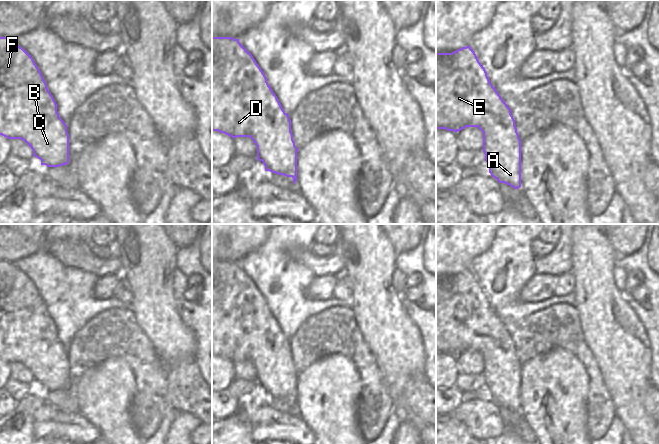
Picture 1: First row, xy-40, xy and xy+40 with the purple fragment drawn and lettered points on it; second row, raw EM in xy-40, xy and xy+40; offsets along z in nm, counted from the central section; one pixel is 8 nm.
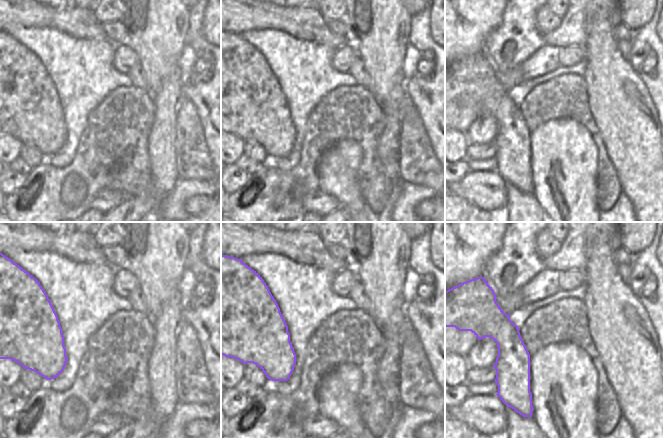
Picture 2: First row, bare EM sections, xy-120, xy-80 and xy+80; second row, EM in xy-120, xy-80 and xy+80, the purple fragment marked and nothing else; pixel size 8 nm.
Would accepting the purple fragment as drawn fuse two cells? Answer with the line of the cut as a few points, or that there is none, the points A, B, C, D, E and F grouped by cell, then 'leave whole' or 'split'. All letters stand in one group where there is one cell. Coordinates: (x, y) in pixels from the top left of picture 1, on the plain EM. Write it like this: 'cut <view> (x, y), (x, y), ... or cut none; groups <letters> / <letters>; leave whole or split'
cut none; groups A B C D E F; leave whole

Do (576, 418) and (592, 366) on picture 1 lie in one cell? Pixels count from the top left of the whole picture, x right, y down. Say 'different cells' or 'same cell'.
different cells

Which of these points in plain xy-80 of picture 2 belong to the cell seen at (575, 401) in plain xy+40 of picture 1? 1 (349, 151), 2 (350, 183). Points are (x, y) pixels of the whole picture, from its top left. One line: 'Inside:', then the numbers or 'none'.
Inside: 1, 2

